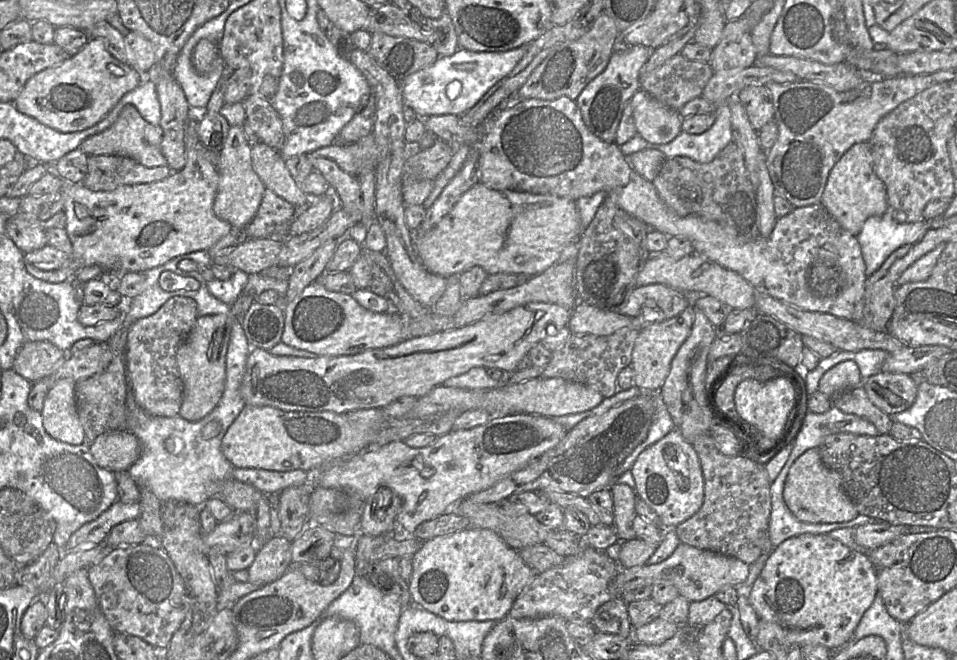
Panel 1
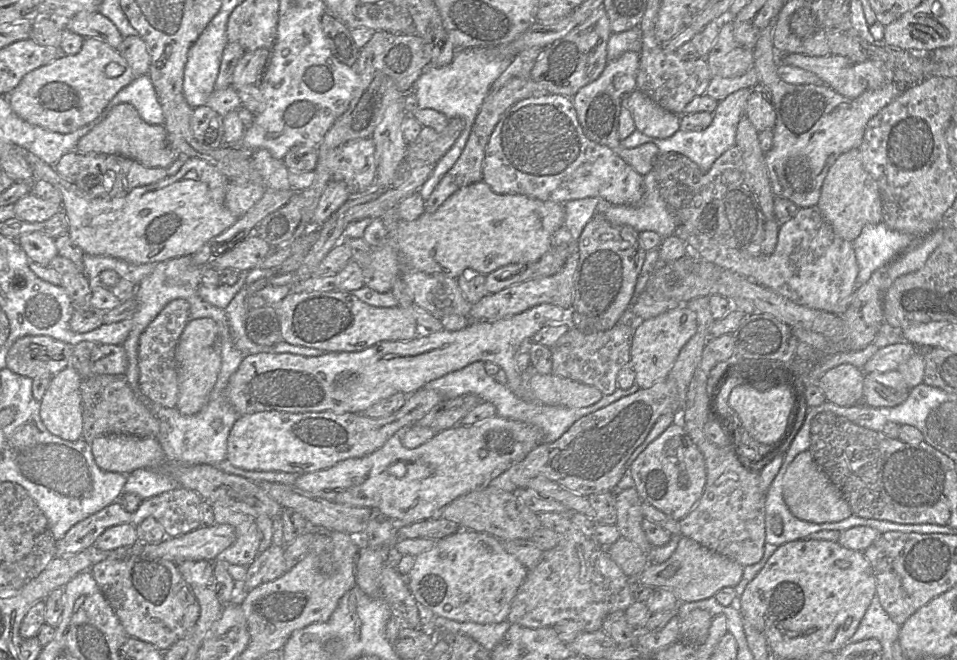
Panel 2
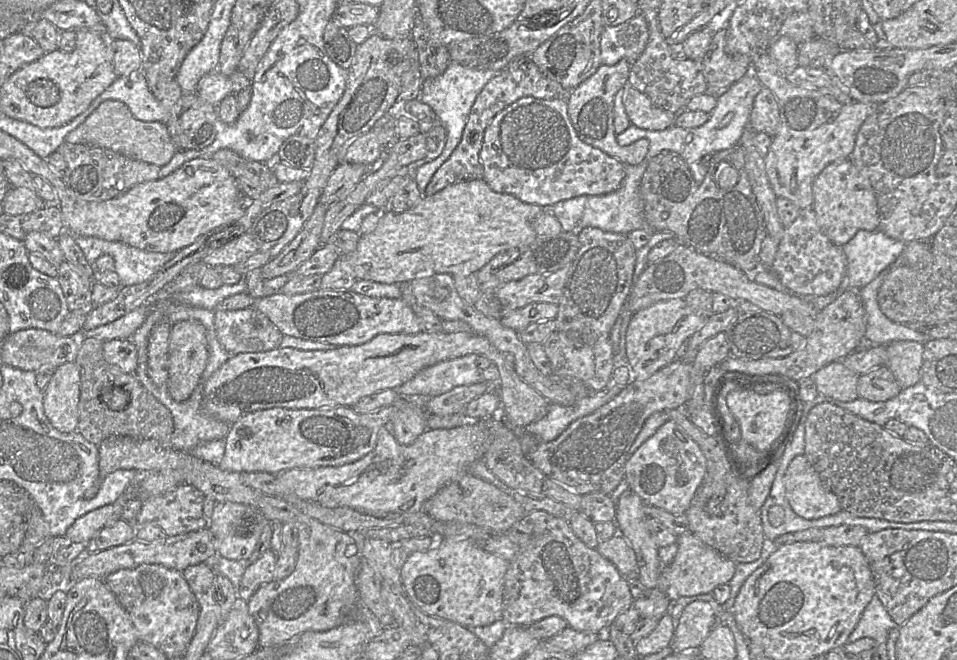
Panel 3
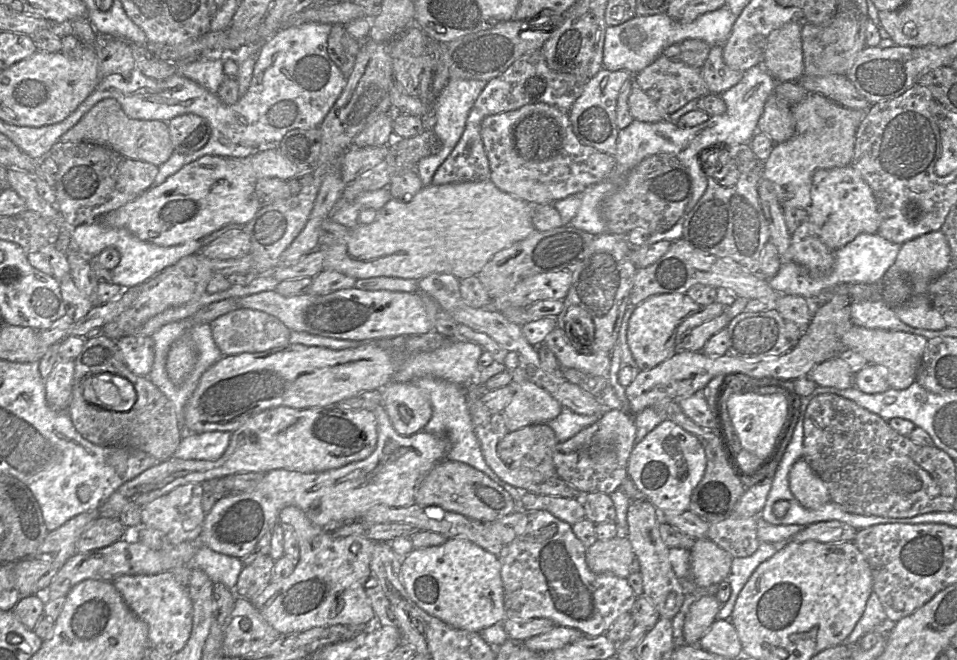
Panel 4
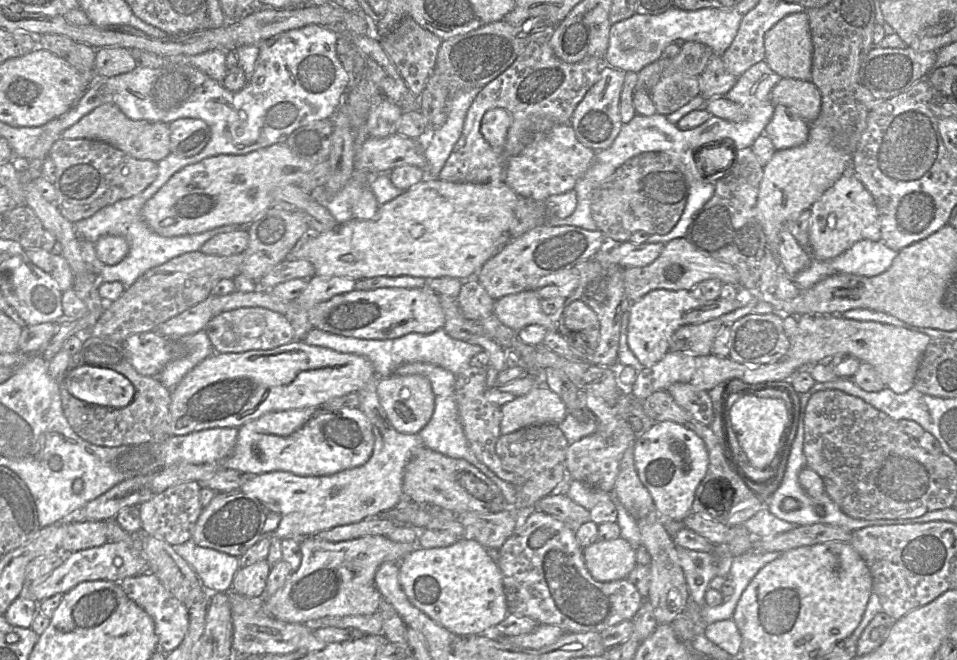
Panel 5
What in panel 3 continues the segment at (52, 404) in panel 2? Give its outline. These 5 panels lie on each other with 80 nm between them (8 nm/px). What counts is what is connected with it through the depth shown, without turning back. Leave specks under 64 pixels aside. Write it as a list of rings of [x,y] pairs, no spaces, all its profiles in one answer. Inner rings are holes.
[[[74,362],[58,366],[43,390],[43,410],[51,425],[63,433],[77,431],[80,376]]]

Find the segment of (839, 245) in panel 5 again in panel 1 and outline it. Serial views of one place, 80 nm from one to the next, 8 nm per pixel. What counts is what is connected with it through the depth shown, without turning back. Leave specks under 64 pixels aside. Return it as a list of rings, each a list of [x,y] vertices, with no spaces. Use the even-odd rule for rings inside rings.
[[[869,142],[854,144],[834,165],[820,202],[841,227],[854,236],[860,233],[869,217],[888,215],[886,187],[874,172]]]

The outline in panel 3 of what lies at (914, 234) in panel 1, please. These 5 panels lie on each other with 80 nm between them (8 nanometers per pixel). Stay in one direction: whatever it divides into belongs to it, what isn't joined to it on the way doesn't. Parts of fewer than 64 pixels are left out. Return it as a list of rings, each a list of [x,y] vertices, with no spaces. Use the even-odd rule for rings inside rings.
[[[859,230],[842,246],[847,259],[846,274],[839,291],[860,290],[889,268],[905,247],[905,242],[893,239],[880,230]]]

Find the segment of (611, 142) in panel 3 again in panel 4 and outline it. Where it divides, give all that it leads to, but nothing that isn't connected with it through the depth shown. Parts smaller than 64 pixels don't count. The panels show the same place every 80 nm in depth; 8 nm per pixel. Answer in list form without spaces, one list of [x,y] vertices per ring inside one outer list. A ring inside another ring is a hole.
[[[602,67],[584,84],[582,93],[568,111],[573,131],[581,143],[614,156],[619,128],[616,122],[617,98],[623,84],[632,78],[626,70],[608,70]]]

